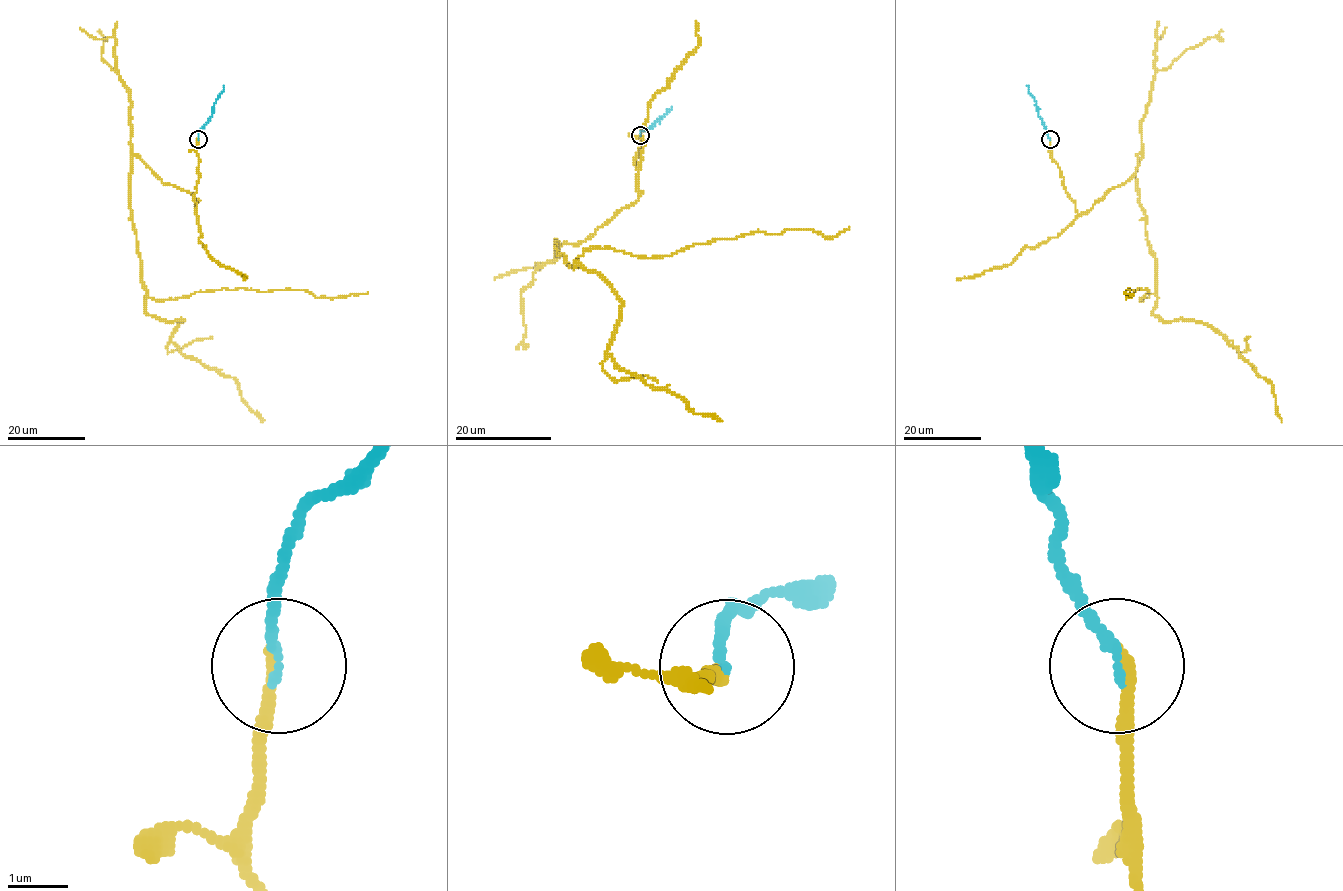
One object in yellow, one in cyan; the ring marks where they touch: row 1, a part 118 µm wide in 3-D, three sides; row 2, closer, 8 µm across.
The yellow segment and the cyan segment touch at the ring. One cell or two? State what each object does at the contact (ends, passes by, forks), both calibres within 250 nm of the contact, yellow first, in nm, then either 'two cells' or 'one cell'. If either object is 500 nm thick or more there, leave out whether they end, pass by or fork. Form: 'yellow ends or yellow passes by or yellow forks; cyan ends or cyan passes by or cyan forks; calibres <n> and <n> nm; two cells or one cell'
yellow ends; cyan ends; calibres 240 and 160 nm; one cell

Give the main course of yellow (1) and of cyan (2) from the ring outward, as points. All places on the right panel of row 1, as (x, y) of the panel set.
1: (1050, 139), (1078, 213), (1123, 184), (1141, 155), (1152, 313), (1213, 326), (1272, 385), (1281, 420)
2: (1049, 139), (1027, 86)

